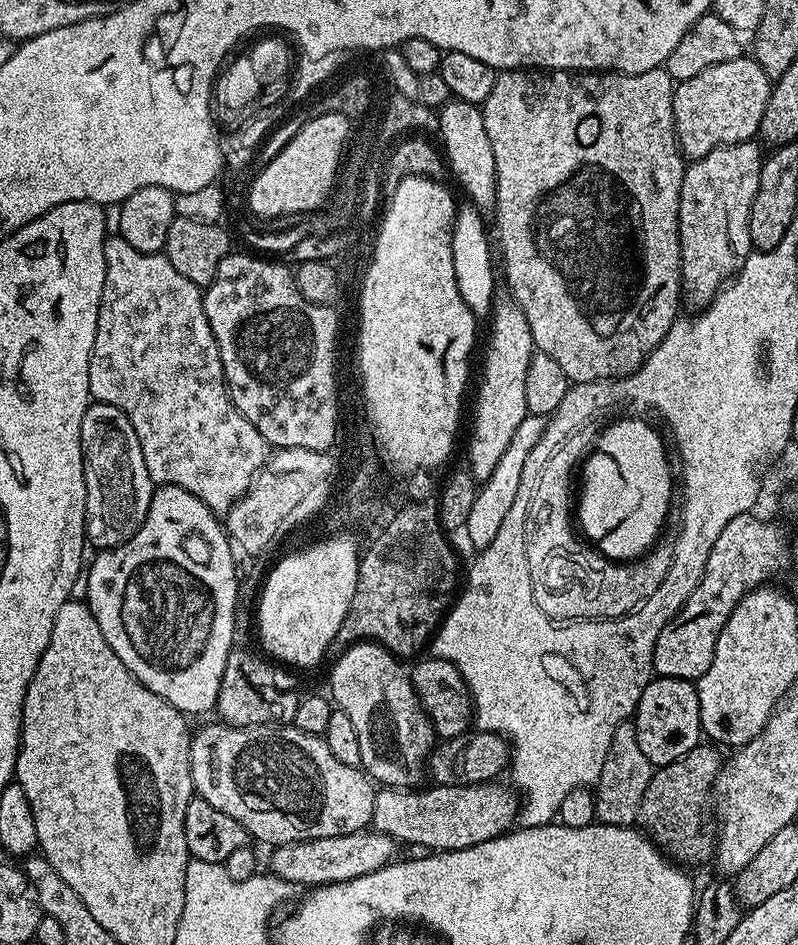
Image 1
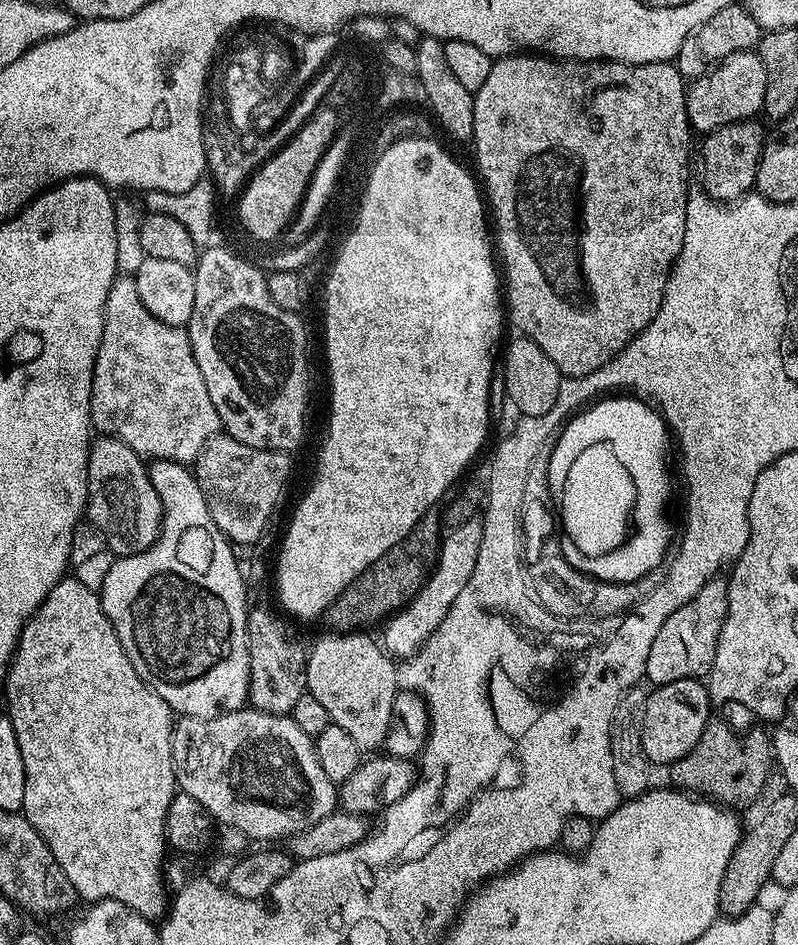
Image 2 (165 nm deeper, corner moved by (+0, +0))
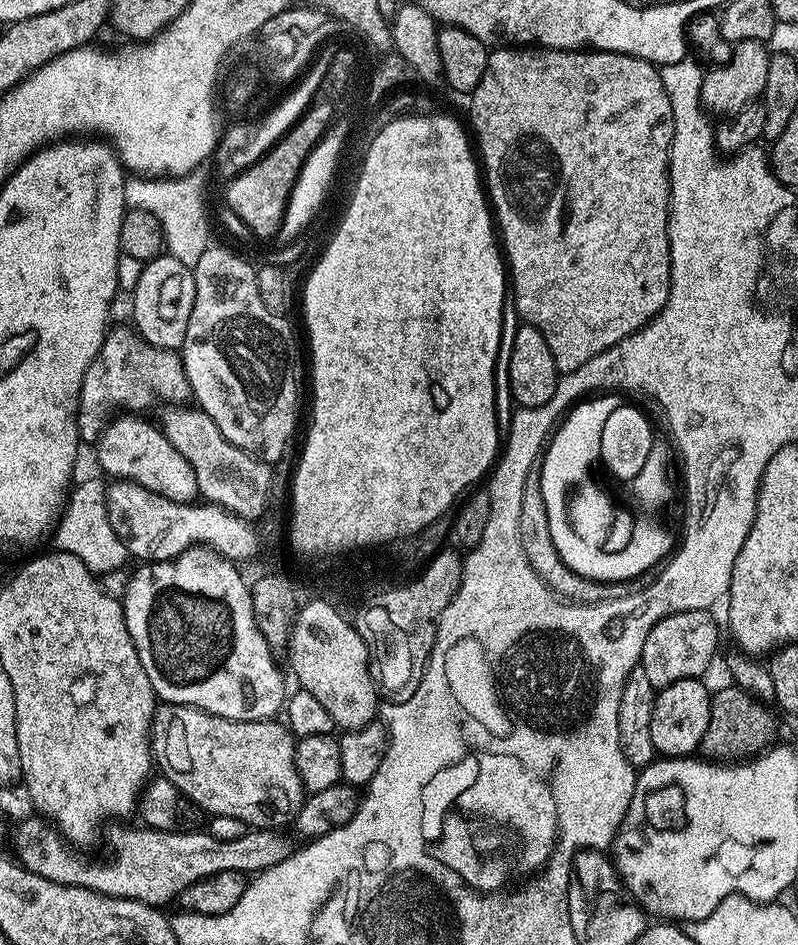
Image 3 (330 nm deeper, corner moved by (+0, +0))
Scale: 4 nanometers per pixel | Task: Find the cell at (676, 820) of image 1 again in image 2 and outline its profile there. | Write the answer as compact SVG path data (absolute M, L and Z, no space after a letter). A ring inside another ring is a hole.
M709 719L694 750L675 760L670 765L670 772L671 783L677 789L703 794L721 805L740 810L743 804L759 798L768 775L774 772L771 735L760 728L753 732L735 732L726 721Z

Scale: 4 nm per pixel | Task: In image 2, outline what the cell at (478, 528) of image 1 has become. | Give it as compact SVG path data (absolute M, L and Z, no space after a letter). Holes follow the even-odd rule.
M472 519L462 523L457 528L451 529L441 539L440 542L440 559L436 561L436 570L429 576L428 580L422 586L422 590L415 596L406 608L401 608L395 612L393 616L388 617L383 625L384 640L382 644L385 649L393 657L405 656L411 658L420 651L422 645L430 638L430 634L434 634L434 630L438 630L438 622L442 622L442 618L446 618L446 613L450 611L450 606L454 606L454 598L458 598L458 594L462 594L466 582L470 582L470 574L474 574L474 562L478 562L478 550L482 547L482 532L484 525L479 519Z

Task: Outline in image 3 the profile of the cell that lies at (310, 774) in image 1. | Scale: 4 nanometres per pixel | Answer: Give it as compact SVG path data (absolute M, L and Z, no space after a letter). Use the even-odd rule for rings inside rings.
M161 703L152 716L150 731L155 767L197 809L205 808L212 816L230 814L230 818L238 818L252 830L283 829L283 824L295 821L306 793L294 766L294 737L283 723L276 723L275 719L227 720L200 708L189 708L187 704Z

